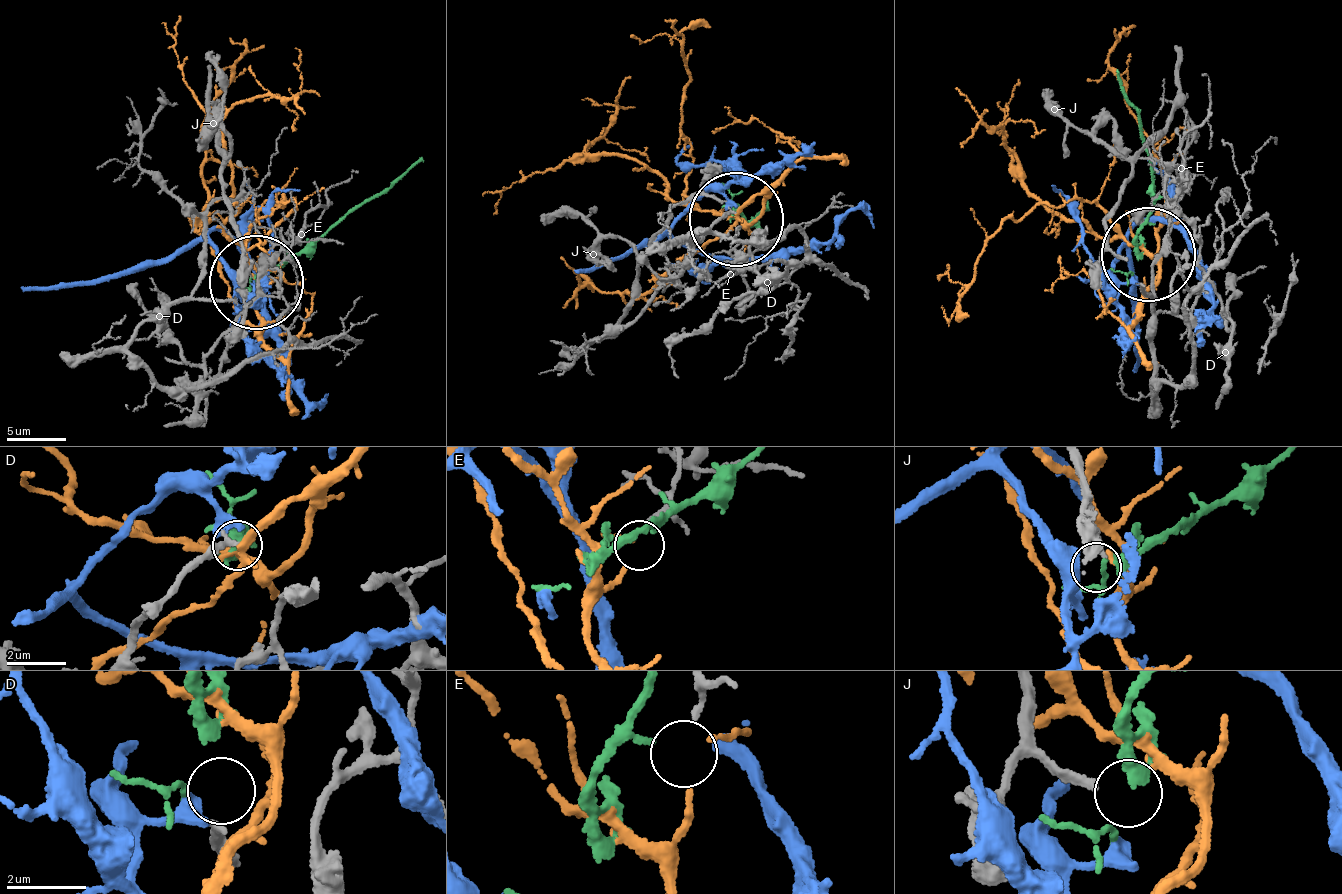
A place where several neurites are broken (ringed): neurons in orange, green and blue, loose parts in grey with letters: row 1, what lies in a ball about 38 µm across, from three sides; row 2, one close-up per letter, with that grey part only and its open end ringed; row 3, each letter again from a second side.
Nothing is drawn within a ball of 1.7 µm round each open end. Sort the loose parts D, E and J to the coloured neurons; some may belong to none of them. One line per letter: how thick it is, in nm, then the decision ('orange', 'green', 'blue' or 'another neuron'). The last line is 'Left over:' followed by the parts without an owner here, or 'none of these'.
D: 240 nm | green
E: 130 nm | orange
J: 220 nm | another neuron
Left over: J

